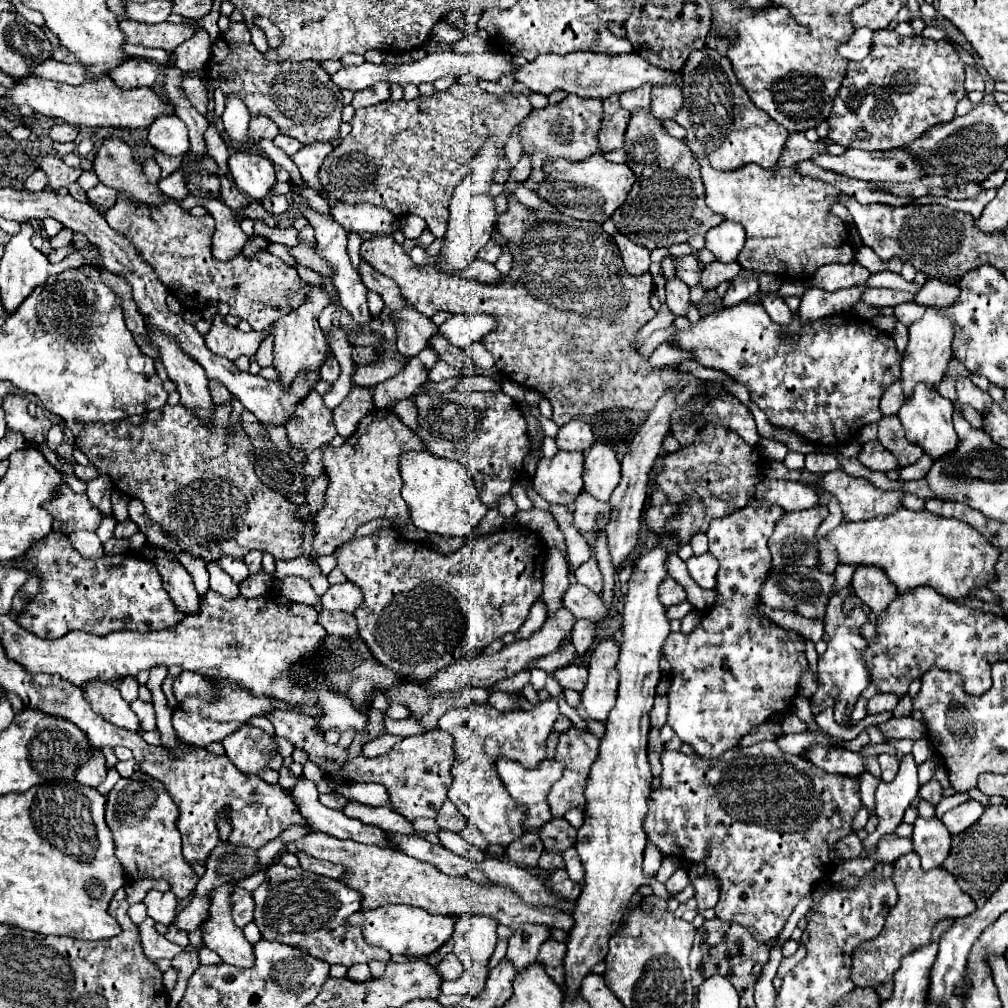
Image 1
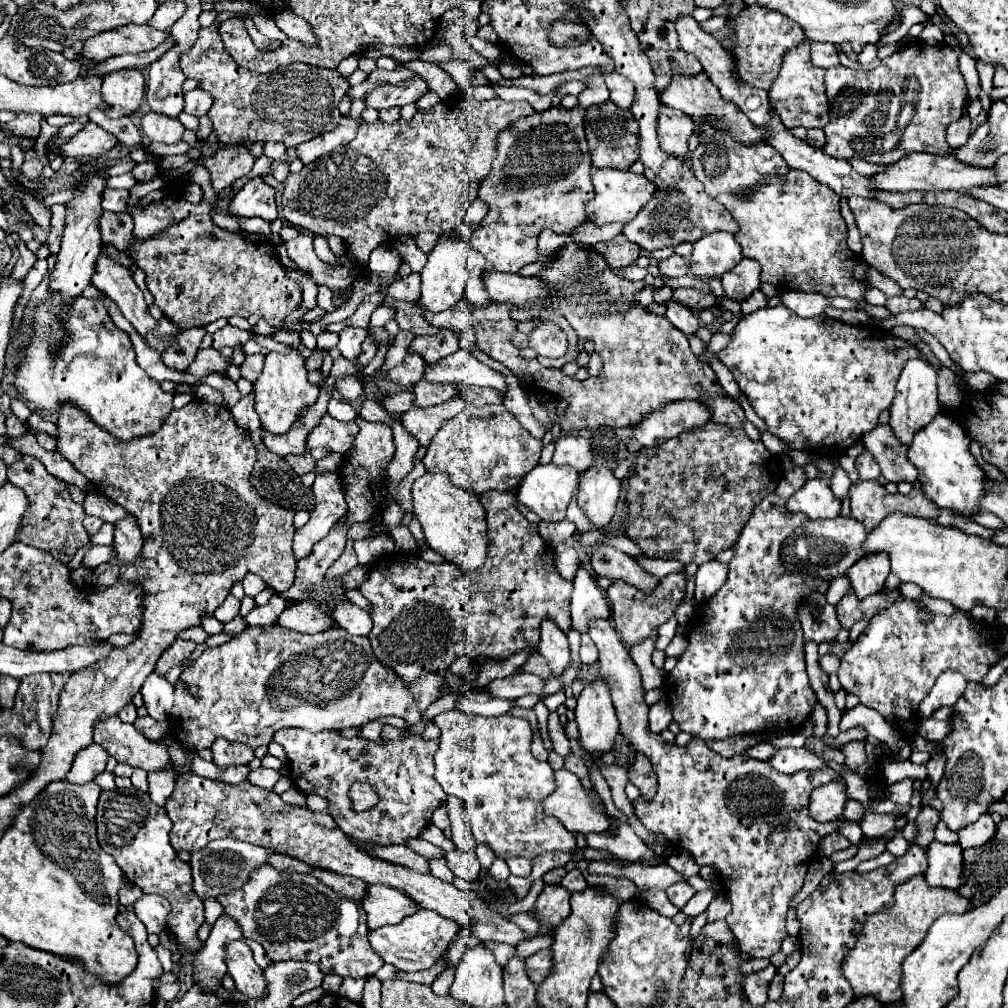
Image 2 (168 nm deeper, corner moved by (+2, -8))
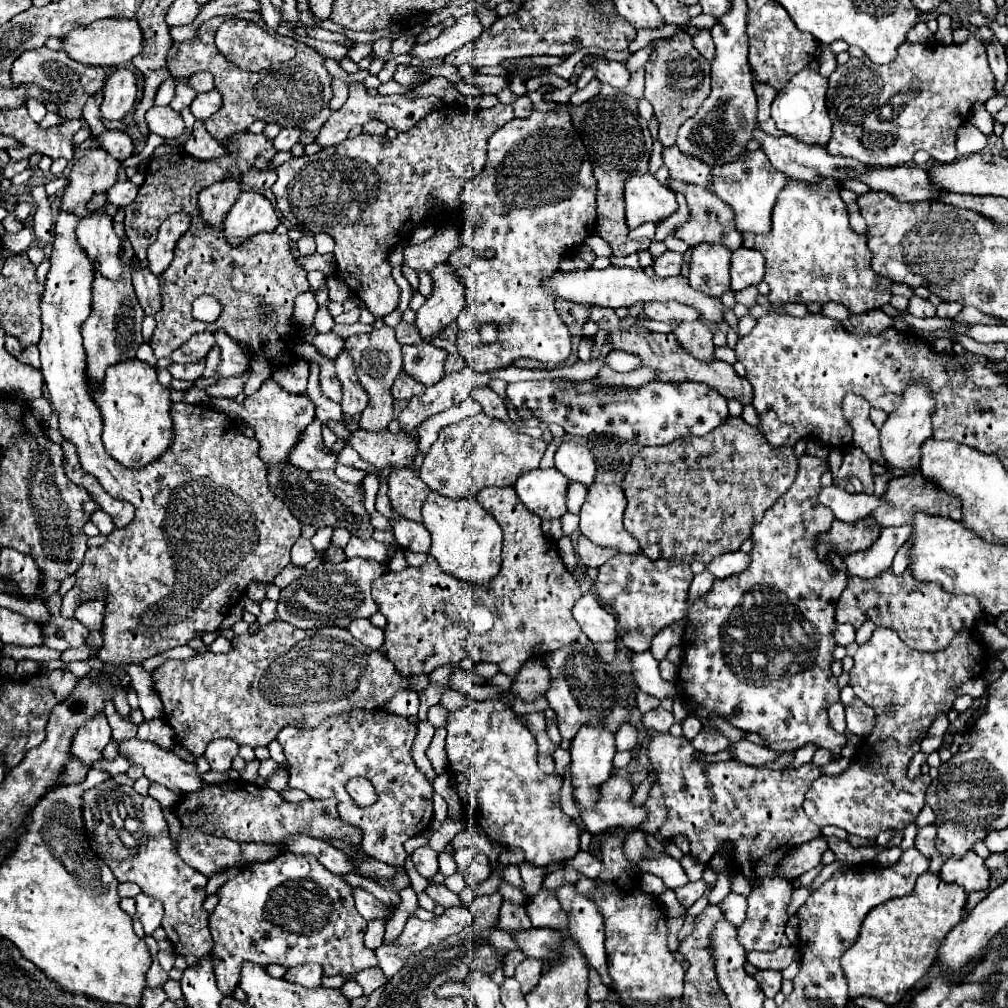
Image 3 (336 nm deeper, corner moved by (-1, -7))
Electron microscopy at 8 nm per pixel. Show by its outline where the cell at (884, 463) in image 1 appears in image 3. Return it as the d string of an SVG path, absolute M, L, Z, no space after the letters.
M851 449L843 455L843 465L839 469L839 477L857 477L865 493L873 493L873 479L871 479L871 461L861 449Z

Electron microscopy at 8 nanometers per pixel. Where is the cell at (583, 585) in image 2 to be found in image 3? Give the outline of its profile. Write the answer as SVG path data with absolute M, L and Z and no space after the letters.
M593 593L583 595L575 607L573 607L573 617L579 623L581 631L593 641L615 641L617 639L617 621L615 617L599 605L597 597Z

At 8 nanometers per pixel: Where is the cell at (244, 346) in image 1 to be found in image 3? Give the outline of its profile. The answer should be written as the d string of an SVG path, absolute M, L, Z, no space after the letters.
M205 361L199 363L189 363L189 365L181 365L181 363L171 363L169 365L169 373L173 375L173 379L181 379L181 381L197 381L203 375L205 369Z

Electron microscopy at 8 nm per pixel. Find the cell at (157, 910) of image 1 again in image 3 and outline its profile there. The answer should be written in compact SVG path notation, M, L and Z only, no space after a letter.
M139 893L135 897L135 901L137 901L137 919L143 923L145 933L151 935L161 925L161 919L163 919L161 901L157 901L153 897L147 897L143 893Z

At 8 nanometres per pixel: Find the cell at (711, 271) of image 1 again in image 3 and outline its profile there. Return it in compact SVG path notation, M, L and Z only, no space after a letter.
M645 303L643 305L643 313L649 319L655 321L675 321L675 323L683 323L683 321L695 321L701 318L701 315L694 307L685 307L681 303Z

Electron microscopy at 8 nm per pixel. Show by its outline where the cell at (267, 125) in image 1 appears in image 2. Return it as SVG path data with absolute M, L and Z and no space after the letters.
M224 146L214 158L204 160L204 166L212 174L212 186L216 192L222 192L224 188L232 186L236 178L242 178L250 174L254 166L254 154L248 146Z

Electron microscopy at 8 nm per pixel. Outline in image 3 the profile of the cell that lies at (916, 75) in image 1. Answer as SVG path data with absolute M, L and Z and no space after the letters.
M975 35L963 45L933 43L903 43L901 55L887 65L871 63L869 59L851 59L839 65L829 77L827 111L833 121L833 135L827 151L833 155L849 155L861 159L869 167L897 167L913 161L915 151L923 149L941 163L957 159L955 133L967 119L975 103L987 103L995 95L995 77L989 69L985 45Z

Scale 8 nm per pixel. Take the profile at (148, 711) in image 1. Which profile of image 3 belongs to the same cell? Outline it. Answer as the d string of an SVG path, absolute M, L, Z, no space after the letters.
M153 719L153 721L145 721L139 725L139 733L137 739L141 741L151 741L155 745L159 745L165 751L171 751L175 745L173 739L173 729L169 727L169 723L165 723L165 719Z

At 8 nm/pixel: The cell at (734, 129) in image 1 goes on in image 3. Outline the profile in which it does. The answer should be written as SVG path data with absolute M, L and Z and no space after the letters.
M762 150L745 152L741 159L729 165L713 167L711 191L723 199L735 213L735 229L739 233L769 233L771 231L771 211L779 191L785 187L787 175L777 171Z

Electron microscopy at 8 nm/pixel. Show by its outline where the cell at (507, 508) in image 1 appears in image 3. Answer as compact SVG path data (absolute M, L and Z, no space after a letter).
M513 487L483 489L477 501L491 511L495 521L503 529L503 555L501 555L503 565L493 583L481 587L461 583L459 579L453 579L451 575L443 573L441 567L437 567L437 561L429 555L427 561L421 563L419 567L407 565L399 573L389 571L379 579L375 579L371 585L373 601L377 601L379 611L387 617L385 645L383 645L385 655L403 677L419 673L429 675L433 669L441 665L455 667L465 657L471 657L475 663L487 659L485 663L499 665L501 673L513 677L517 673L517 667L521 667L525 659L545 657L549 651L557 651L577 641L581 633L577 621L571 615L571 607L581 599L579 585L575 577L565 569L557 551L557 543L547 539L545 533L541 531L541 519L537 519L537 515L521 507Z

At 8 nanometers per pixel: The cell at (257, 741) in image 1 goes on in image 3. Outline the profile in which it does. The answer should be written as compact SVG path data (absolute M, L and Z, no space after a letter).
M217 739L207 745L205 759L213 771L227 771L231 769L231 761L237 755L237 743L231 739Z

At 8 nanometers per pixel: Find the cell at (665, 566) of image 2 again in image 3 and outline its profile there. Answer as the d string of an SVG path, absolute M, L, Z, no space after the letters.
M611 483L611 485L591 485L589 493L587 493L587 499L585 499L585 503L581 507L581 513L579 513L581 533L599 547L613 547L613 549L617 549L621 553L641 551L637 539L633 539L623 527L625 505L627 505L625 493L623 493L623 489L619 485L615 485L615 483Z

